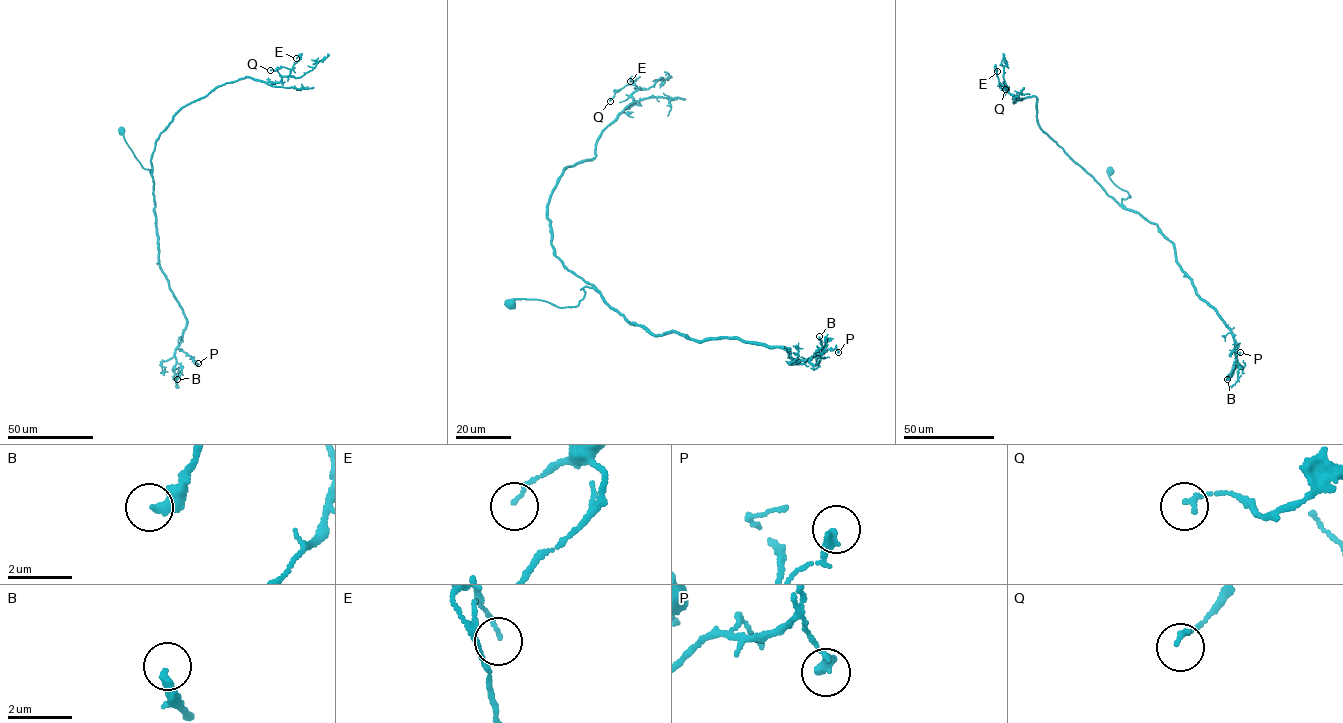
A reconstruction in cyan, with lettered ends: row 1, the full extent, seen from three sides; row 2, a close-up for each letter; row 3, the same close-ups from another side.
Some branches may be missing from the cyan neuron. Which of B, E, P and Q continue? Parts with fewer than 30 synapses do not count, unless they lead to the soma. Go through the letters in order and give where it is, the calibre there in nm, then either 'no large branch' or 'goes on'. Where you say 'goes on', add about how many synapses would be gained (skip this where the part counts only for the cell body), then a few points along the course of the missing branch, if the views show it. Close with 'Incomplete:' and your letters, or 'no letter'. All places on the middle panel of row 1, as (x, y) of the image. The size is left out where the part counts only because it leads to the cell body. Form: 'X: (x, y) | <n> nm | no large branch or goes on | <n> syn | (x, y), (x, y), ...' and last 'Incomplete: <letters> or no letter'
B: (819, 336) | 300 nm | no large branch
E: (630, 81) | 110 nm | no large branch
P: (838, 352) | 320 nm | no large branch
Q: (610, 101) | 140 nm | no large branch
Incomplete: no letter

